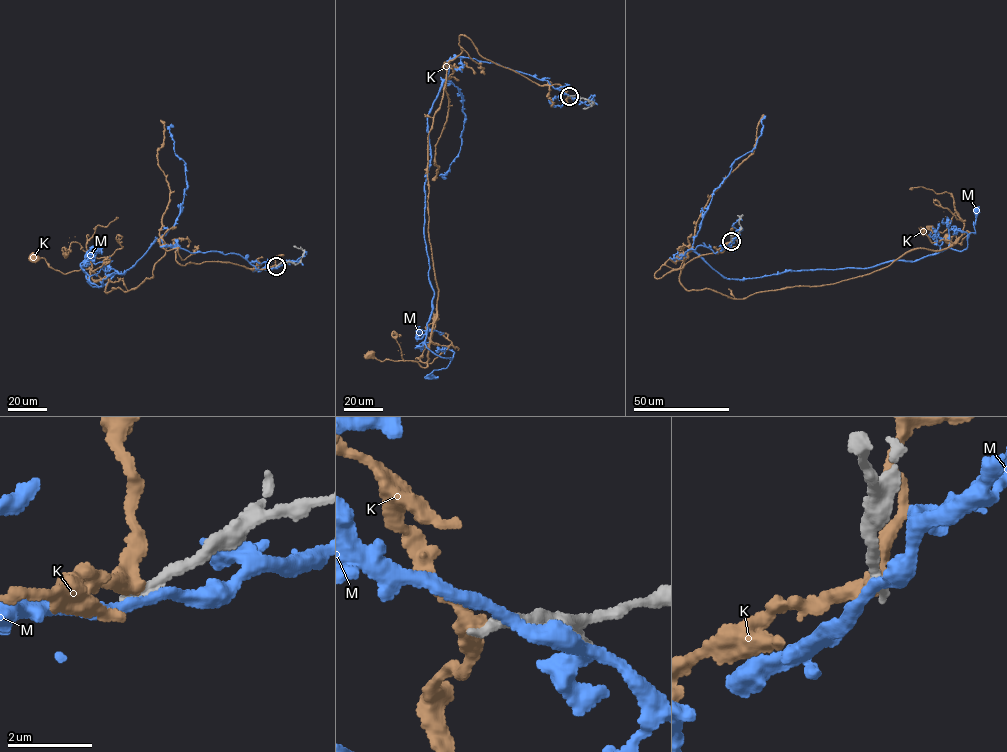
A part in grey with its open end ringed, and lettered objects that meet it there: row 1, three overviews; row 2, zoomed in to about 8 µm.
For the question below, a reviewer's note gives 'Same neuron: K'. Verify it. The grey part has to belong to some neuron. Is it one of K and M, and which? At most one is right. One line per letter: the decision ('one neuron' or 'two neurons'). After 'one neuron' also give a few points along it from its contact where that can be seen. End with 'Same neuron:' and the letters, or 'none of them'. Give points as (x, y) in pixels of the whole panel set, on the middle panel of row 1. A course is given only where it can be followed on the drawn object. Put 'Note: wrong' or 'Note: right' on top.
Note: right
K: one neuron | via (568, 96), (482, 57), (459, 35), (428, 135), (438, 290), (427, 366), (369, 354)
M: two neurons
Same neuron: K

